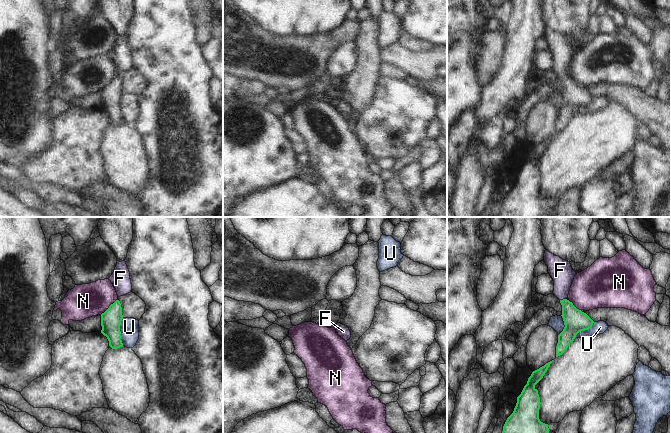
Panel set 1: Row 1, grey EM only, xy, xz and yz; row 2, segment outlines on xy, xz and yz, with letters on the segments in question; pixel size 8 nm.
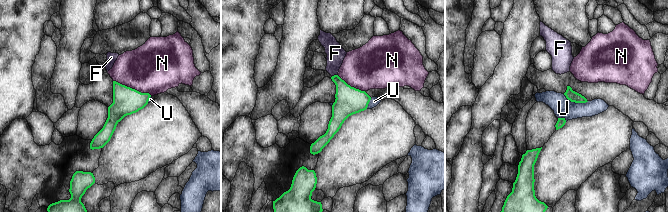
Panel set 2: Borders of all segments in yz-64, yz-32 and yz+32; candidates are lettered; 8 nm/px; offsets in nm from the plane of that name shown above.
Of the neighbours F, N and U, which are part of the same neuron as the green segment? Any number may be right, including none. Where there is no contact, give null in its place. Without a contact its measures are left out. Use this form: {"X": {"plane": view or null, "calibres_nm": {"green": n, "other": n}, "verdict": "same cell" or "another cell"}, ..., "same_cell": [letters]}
{"F": {"plane": "yz", "calibres_nm": {"green": 190, "other": 180}, "verdict": "same cell"}, "N": {"plane": "xy", "calibres_nm": {"green": 160, "other": 280}, "verdict": "another cell"}, "U": {"plane": "xy", "calibres_nm": {"green": 160, "other": 150}, "verdict": "another cell"}, "same_cell": ["F"]}

